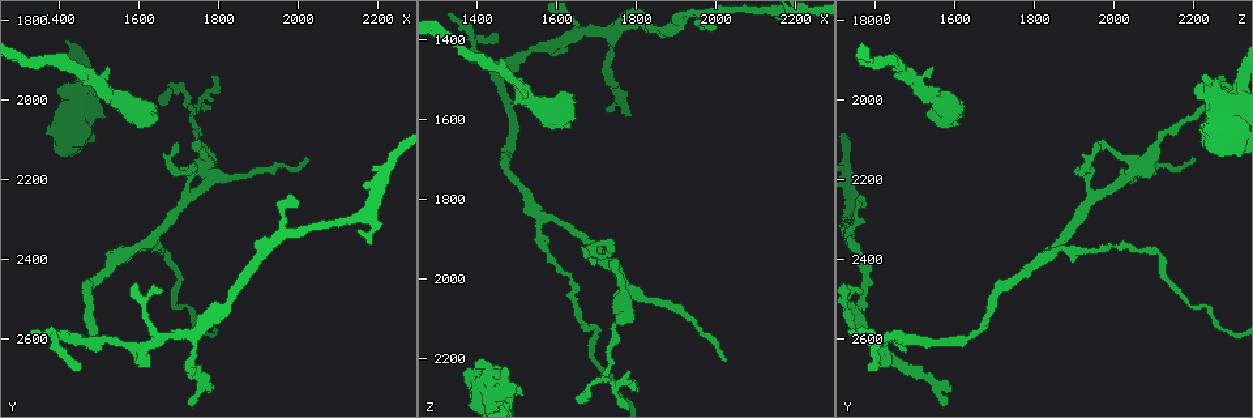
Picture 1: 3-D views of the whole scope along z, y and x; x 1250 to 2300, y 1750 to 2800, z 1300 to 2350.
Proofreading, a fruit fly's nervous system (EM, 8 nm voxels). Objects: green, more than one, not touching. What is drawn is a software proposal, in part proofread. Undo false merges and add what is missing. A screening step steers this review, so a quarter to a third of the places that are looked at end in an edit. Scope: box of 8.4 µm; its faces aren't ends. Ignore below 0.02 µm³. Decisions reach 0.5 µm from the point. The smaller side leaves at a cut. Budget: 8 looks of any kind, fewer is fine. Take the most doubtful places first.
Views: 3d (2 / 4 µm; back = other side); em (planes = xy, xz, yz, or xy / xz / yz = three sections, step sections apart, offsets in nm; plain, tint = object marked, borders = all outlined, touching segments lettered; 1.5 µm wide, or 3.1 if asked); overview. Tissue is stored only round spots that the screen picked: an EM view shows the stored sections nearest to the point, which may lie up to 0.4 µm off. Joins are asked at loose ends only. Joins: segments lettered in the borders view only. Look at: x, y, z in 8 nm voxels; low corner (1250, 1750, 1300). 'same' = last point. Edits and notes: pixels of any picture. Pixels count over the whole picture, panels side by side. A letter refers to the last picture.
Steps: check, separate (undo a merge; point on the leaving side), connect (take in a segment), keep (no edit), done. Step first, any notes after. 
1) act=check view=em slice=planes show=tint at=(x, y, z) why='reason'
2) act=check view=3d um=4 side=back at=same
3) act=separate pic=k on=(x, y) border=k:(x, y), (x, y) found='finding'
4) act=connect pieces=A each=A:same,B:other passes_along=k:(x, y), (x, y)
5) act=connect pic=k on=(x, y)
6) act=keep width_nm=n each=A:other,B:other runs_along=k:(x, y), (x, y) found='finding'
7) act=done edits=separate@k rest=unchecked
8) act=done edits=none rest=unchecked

act=check view=3d um=2 at=(1745, 2105, 1945)

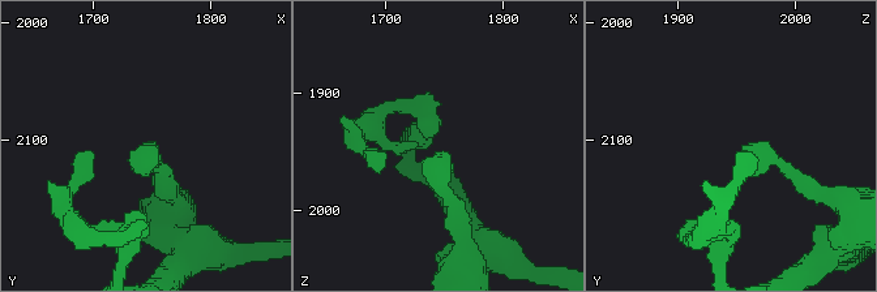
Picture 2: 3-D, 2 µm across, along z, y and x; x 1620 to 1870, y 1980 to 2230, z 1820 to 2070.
act=check view=em slice=xy step=8 show=tint at=(1750, 2114, 1952)

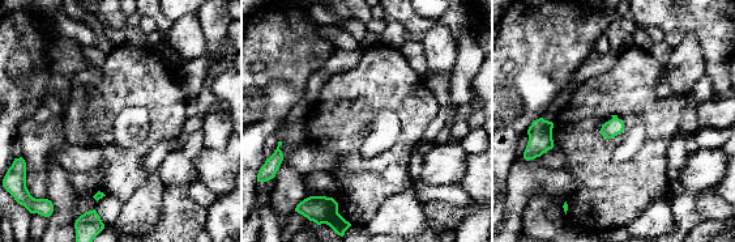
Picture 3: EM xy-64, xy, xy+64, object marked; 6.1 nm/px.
act=check view=em slice=planes show=borders at=same why='another direction'

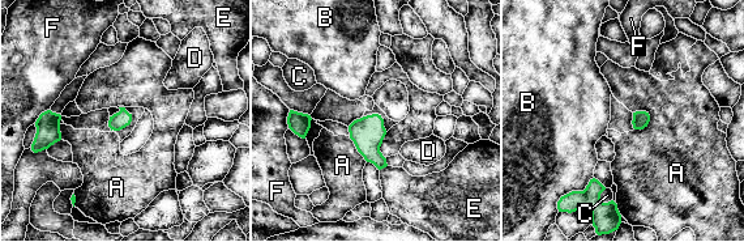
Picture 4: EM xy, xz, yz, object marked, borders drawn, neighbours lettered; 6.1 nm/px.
act=keep longest_contact=A:150nm each=A:other,B:other,C:other,D:other,E:other,F:other border=4:(648, 111), (648, 123), (635, 130) found='no lettered segment goes on from it'

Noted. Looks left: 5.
act=check view=em slice=planes show=borders at=(1450, 2665, 1385) why='free end'

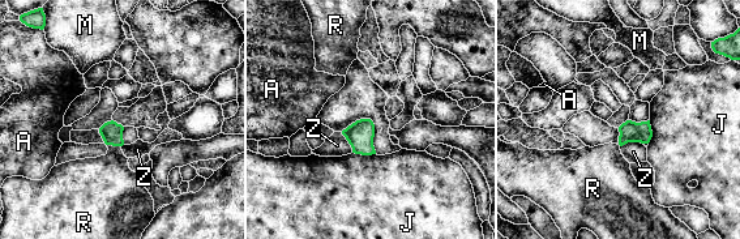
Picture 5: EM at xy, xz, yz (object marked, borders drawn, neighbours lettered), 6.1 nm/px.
act=connect pieces=R width_nm=130 longest_contact=Z:150nm each=A:other,J:other,M:other,R:same,Z:other found='it goes on there'

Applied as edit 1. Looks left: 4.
act=done edits=connect@5 rest=unchecked

